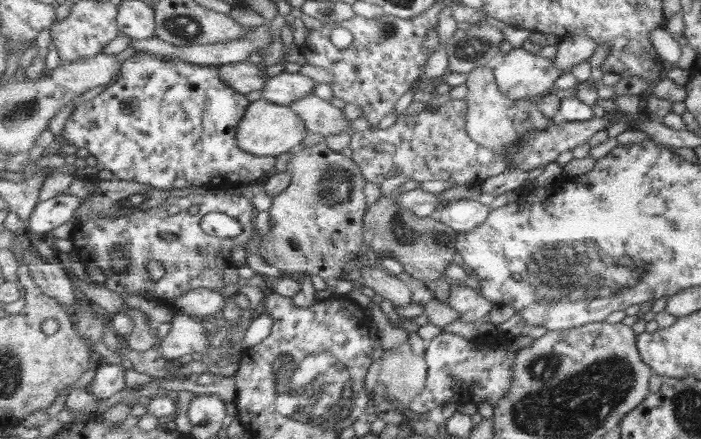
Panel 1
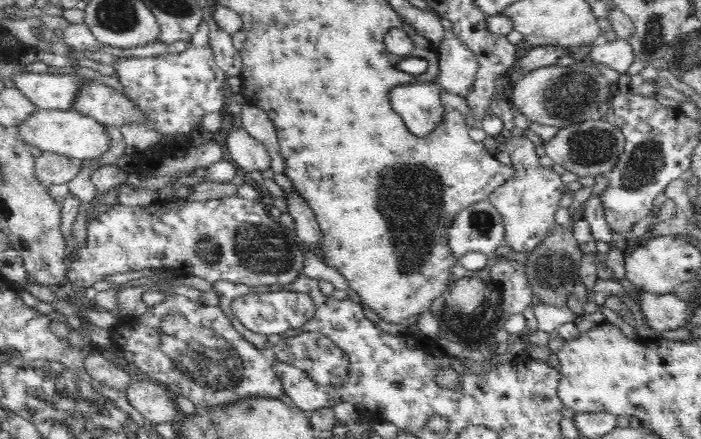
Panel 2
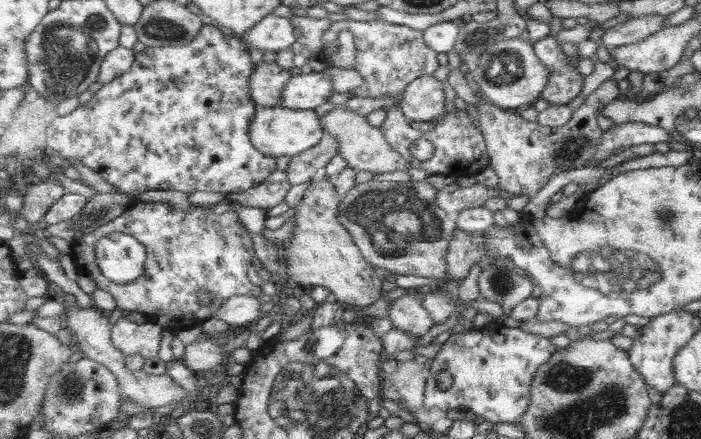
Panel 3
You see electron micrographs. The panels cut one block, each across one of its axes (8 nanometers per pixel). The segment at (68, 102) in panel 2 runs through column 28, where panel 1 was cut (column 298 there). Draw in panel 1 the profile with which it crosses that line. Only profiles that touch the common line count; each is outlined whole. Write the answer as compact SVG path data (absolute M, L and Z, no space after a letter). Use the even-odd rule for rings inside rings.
M282 71L278 75L268 77L265 88L261 90L261 98L291 107L296 100L312 94L315 86L317 83L312 78L299 71L295 73Z

